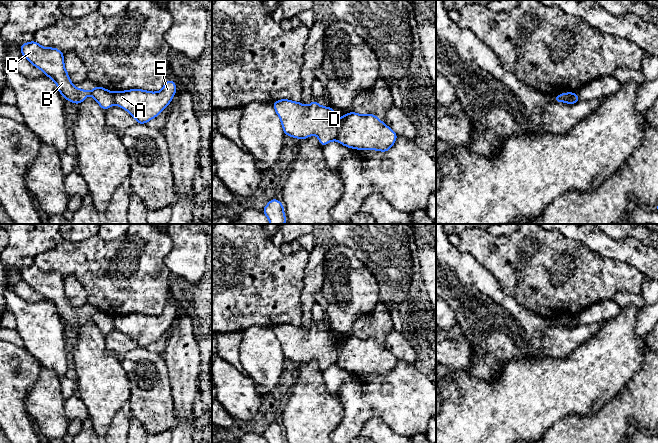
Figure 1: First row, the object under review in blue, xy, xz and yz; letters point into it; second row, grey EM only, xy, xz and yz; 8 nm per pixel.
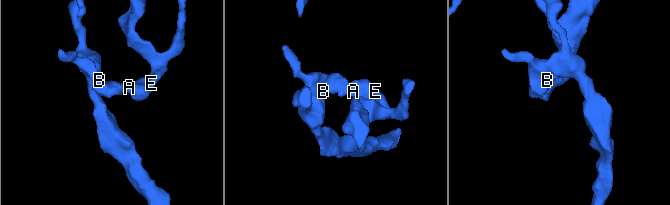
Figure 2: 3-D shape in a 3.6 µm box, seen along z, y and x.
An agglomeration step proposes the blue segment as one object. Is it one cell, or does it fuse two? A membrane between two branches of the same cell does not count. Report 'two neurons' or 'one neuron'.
two neurons

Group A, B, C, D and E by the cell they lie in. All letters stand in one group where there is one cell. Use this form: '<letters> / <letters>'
A E / B C D

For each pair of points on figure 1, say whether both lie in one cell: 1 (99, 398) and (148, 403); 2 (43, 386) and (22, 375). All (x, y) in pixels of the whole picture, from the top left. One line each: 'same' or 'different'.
1: different
2: different

